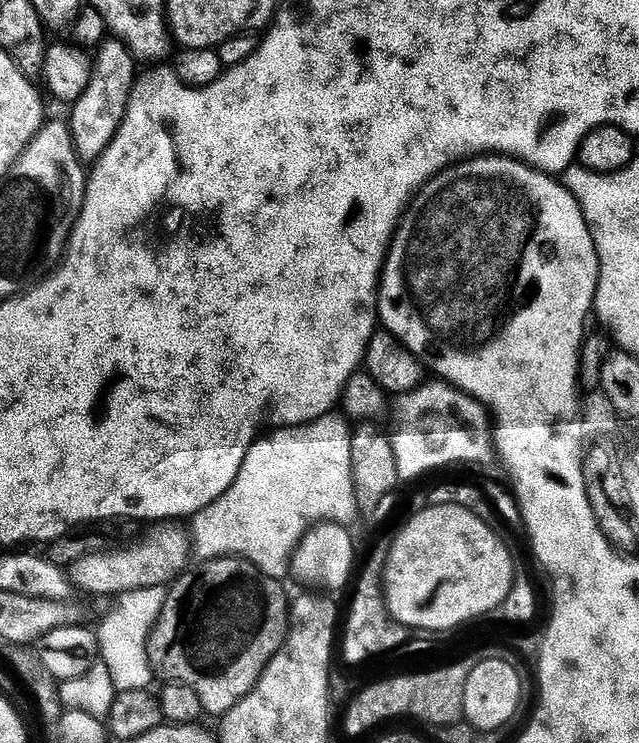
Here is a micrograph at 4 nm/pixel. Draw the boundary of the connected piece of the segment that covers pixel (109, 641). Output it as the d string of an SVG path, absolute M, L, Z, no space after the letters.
M165 587L143 588L126 592L120 614L110 612L101 628L98 628L97 640L100 641L101 661L110 671L110 677L116 690L149 689L154 681L152 664L149 662L148 638L165 606L167 589Z

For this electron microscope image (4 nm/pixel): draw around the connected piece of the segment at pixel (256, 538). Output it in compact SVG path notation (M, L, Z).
M329 414L326 416L319 416L318 419L312 421L310 424L302 424L299 426L284 426L276 432L273 436L265 435L263 438L257 439L256 443L246 454L246 458L242 462L242 470L238 474L238 478L231 484L224 492L219 500L216 500L208 508L196 513L194 519L190 524L190 534L194 539L194 552L201 561L205 560L219 560L221 556L238 556L245 560L249 560L254 566L258 566L268 576L273 576L276 580L283 581L284 575L289 575L290 565L297 549L300 547L301 541L308 532L318 524L342 524L345 526L351 525L352 519L357 519L358 509L356 506L356 483L352 477L352 433L353 429L348 428L349 421L343 415Z

